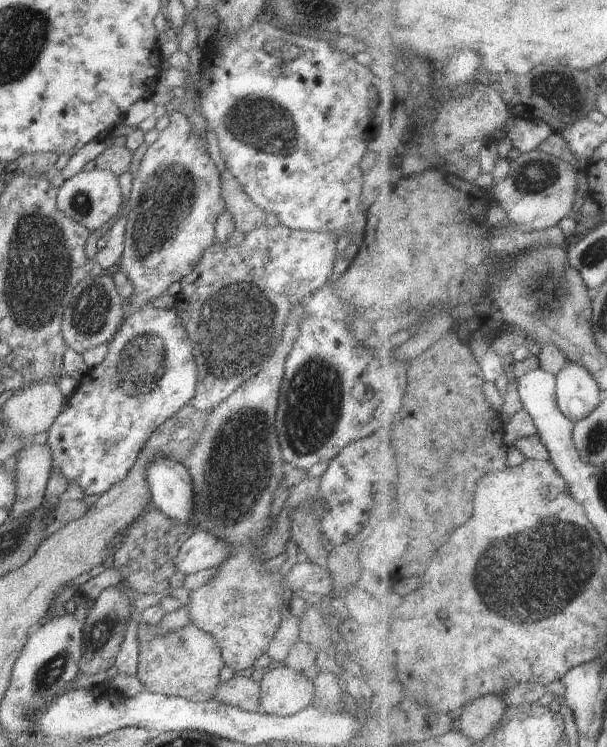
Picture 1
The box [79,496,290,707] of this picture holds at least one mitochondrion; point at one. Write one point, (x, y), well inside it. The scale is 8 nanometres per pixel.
(101, 634)

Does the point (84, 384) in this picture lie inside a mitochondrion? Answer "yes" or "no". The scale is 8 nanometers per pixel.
no

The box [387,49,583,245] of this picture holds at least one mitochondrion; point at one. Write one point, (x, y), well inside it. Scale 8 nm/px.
(534, 177)

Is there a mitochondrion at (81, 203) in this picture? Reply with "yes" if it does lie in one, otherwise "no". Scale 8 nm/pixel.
yes

